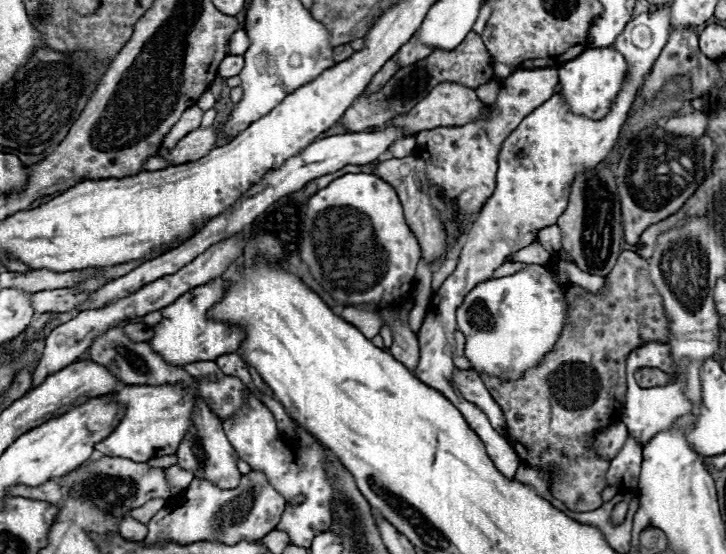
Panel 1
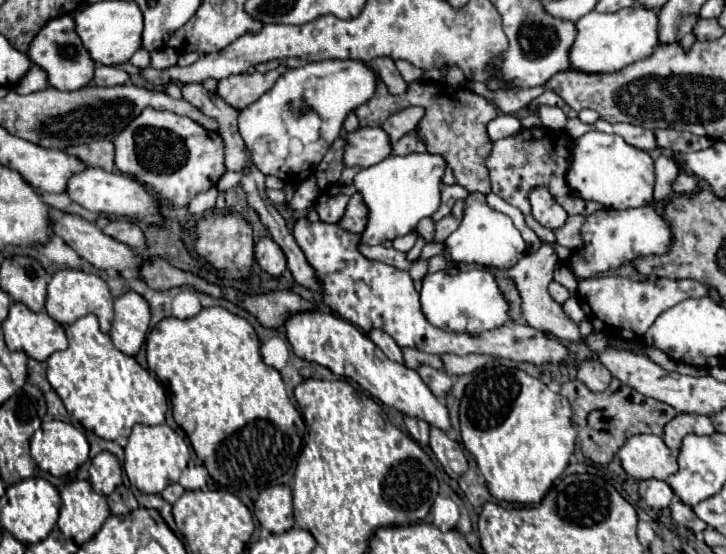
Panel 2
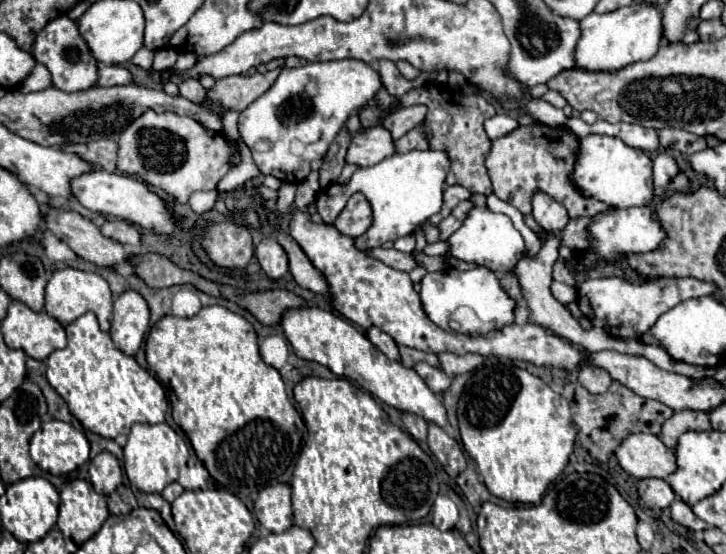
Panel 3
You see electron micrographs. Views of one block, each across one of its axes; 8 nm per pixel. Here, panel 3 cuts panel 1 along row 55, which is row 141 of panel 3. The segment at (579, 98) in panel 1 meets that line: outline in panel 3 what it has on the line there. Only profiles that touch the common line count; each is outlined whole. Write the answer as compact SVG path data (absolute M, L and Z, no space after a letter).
M590 134L580 140L578 160L572 172L572 182L580 188L582 194L598 198L616 208L646 206L654 196L652 186L652 160L642 150L626 146L622 140L612 136Z

